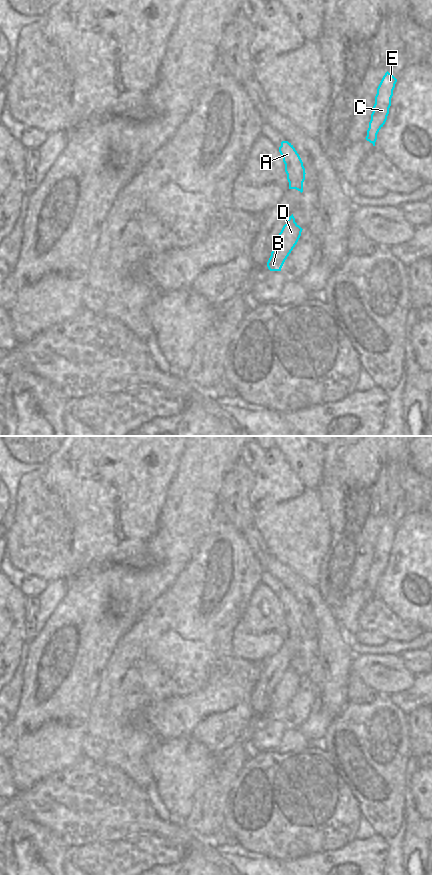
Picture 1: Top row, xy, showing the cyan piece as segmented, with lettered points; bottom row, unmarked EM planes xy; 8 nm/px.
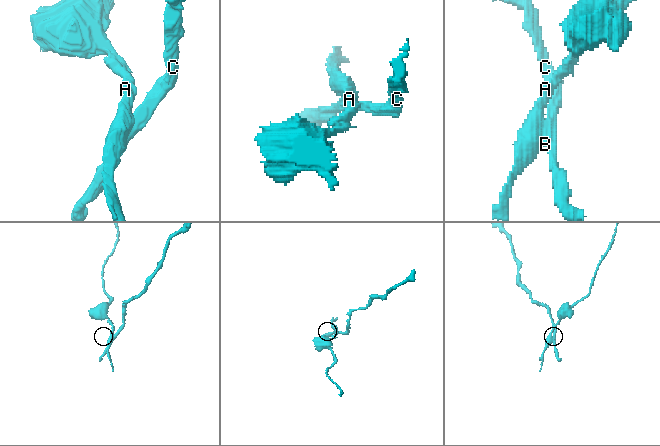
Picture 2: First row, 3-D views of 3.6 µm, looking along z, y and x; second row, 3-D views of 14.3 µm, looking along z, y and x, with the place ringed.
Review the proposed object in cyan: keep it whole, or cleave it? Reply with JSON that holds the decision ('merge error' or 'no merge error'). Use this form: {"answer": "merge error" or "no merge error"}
{"answer": "merge error"}

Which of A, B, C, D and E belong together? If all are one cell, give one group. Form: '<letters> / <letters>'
A / B C D E

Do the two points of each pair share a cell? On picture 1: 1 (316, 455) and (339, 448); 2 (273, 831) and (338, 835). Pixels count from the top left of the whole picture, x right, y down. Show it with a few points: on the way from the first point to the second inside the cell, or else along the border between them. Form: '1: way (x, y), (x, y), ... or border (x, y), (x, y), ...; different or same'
1: border (325, 447), (325, 459), (322, 468); different
2: way (289, 831), (322, 831); same

